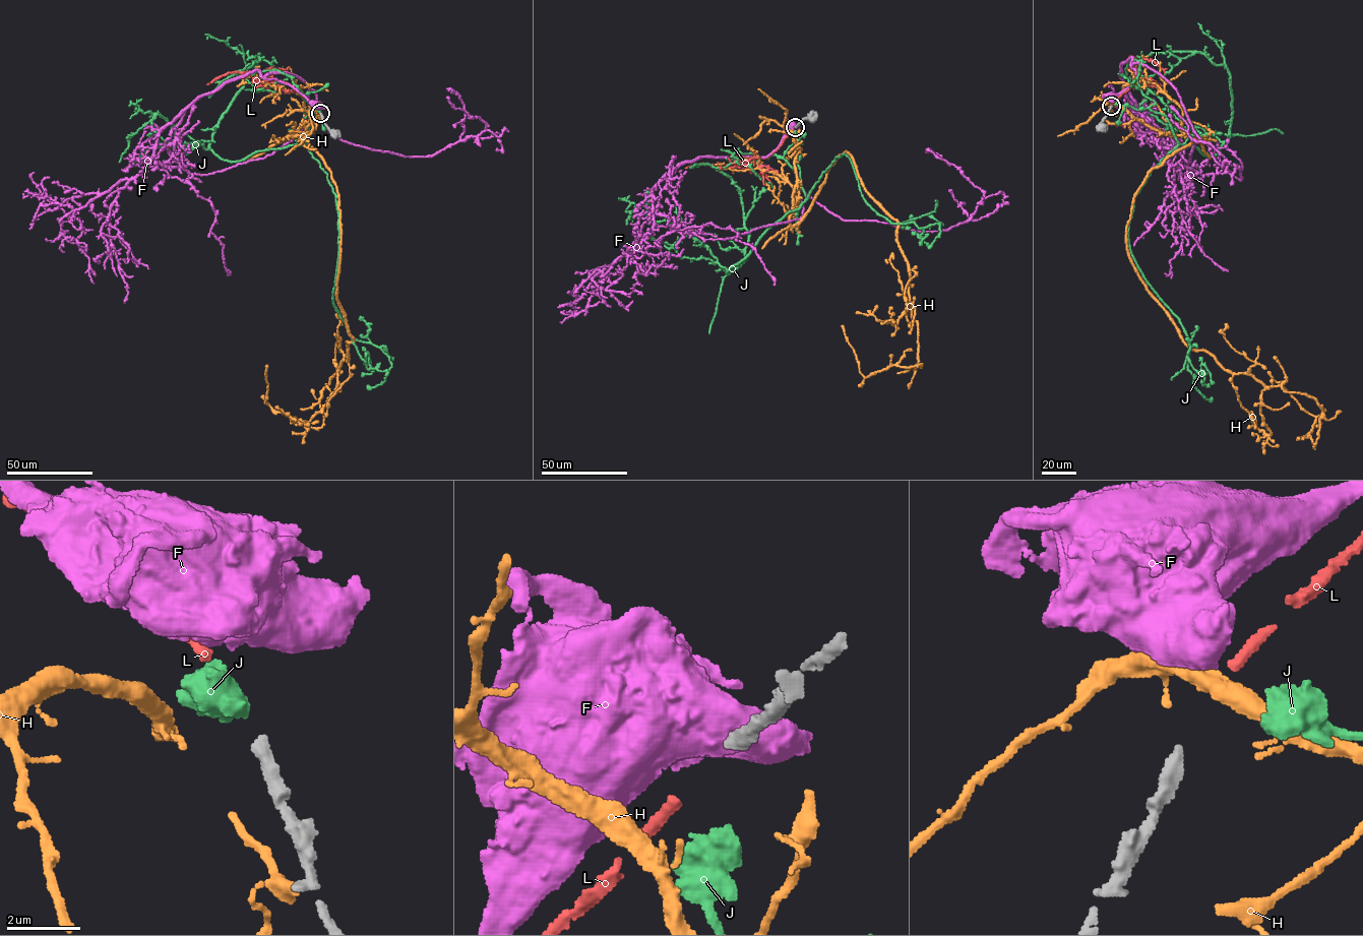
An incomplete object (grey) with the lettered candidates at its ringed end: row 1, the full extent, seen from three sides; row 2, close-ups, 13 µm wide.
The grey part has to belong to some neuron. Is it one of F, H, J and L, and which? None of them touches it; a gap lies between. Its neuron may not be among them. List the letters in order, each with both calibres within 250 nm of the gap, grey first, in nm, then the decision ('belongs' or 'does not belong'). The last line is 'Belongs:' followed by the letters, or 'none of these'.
F: 380/850 nm | does not belong
H: 380/110 nm | does not belong
J: 380/600 nm | does not belong
L: 380/300 nm | does not belong
Belongs: none of these

